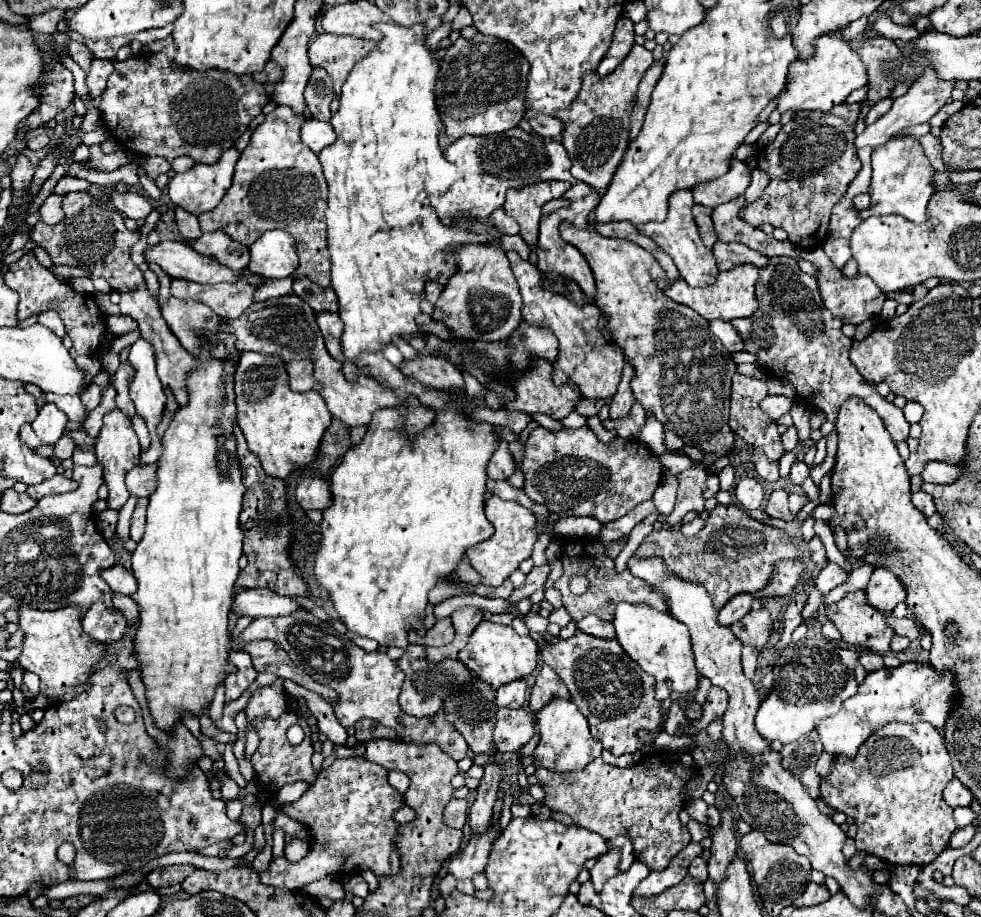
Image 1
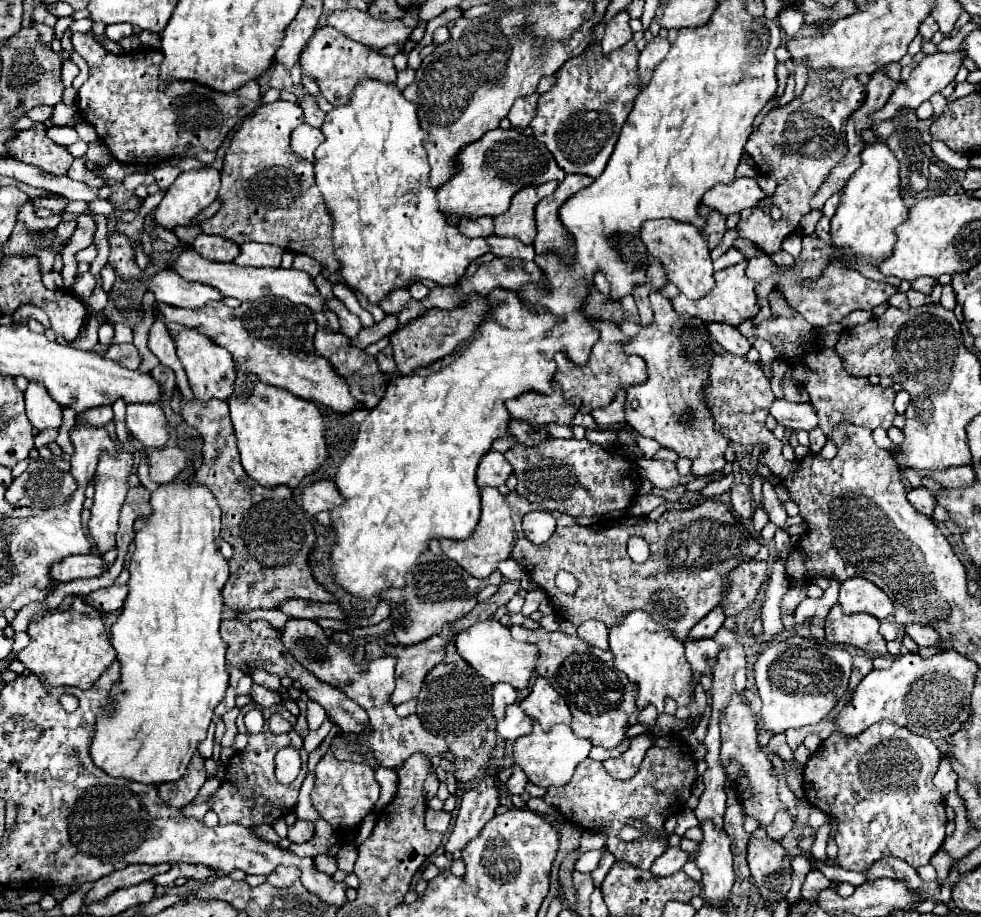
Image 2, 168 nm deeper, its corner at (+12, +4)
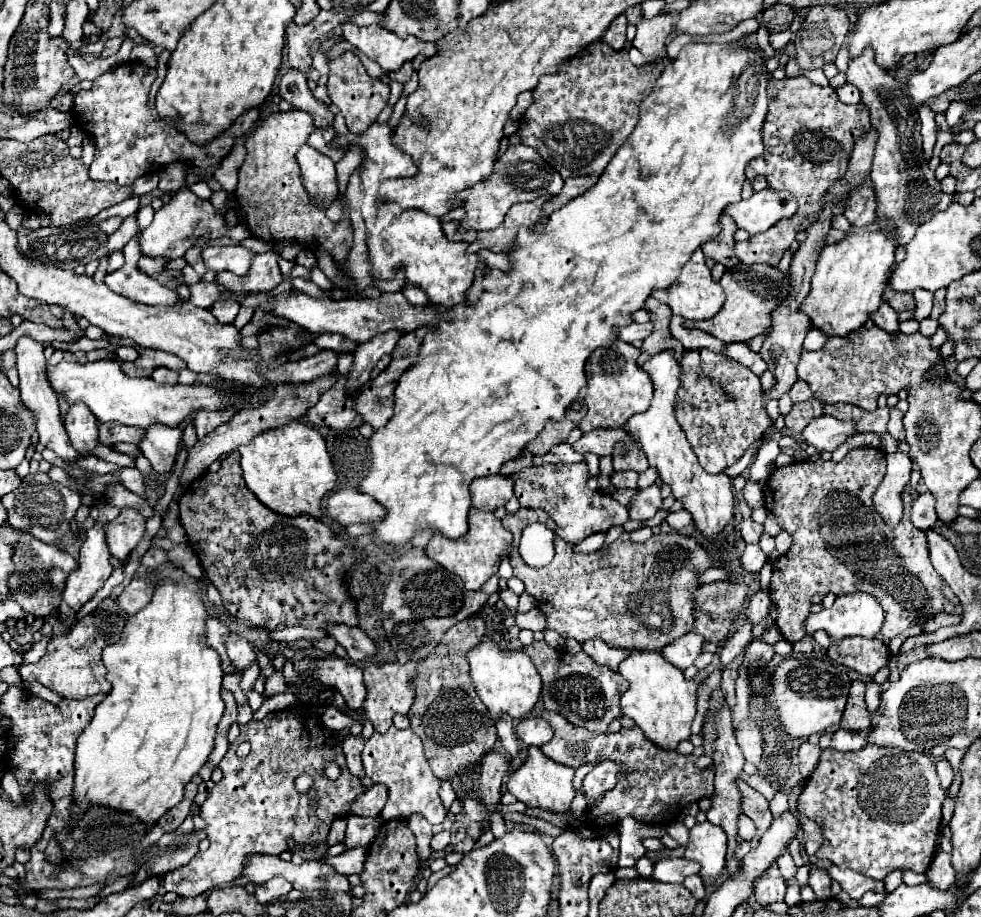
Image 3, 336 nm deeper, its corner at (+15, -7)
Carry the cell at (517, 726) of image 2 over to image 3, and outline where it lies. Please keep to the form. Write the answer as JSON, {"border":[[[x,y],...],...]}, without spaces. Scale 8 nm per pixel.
{"border":[[[525,718],[517,724],[517,738],[527,746],[541,748],[553,738],[553,728],[545,718]]]}

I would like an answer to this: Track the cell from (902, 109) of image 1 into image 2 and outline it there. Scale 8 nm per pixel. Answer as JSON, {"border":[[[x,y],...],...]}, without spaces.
{"border":[[[960,49],[958,53],[936,53],[936,55],[924,57],[924,59],[918,63],[918,67],[912,69],[910,79],[906,79],[906,83],[900,83],[900,85],[894,89],[894,93],[892,93],[890,99],[888,99],[888,103],[886,103],[882,109],[870,113],[870,125],[874,127],[874,125],[878,125],[878,123],[884,121],[884,119],[892,119],[892,117],[896,117],[902,109],[918,109],[920,103],[928,101],[934,93],[942,91],[948,83],[954,81],[956,73],[958,73],[958,69],[960,69],[960,59],[962,59],[962,57],[964,57],[964,55],[962,55],[962,49]]]}

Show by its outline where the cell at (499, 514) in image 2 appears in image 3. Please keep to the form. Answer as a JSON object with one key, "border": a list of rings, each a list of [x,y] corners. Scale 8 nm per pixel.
{"border":[[[471,508],[467,534],[457,540],[449,540],[441,536],[441,532],[433,532],[429,544],[425,546],[425,554],[437,564],[441,564],[445,570],[457,574],[465,582],[465,588],[479,590],[493,574],[497,574],[499,562],[503,556],[507,556],[509,548],[511,548],[511,532],[503,528],[501,520],[495,518],[493,512]]]}

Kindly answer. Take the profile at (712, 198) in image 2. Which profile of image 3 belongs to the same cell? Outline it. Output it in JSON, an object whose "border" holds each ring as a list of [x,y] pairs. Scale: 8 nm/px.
{"border":[[[765,188],[755,192],[749,200],[731,204],[725,214],[729,214],[739,228],[749,234],[759,234],[775,226],[779,220],[789,218],[797,212],[797,200],[789,192],[777,192]]]}

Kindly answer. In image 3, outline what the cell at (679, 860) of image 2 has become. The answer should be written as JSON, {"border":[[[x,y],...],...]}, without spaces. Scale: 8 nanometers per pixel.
{"border":[[[669,858],[669,860],[659,860],[655,864],[653,880],[657,882],[669,882],[669,884],[681,884],[687,876],[699,874],[699,864],[693,860],[685,858]]]}

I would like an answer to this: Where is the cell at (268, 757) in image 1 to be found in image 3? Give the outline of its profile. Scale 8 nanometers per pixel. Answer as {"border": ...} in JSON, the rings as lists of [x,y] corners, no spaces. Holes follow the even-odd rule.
{"border":[[[303,708],[301,712],[277,710],[263,720],[241,724],[239,738],[229,744],[229,752],[219,764],[223,780],[209,790],[209,798],[201,806],[201,818],[207,822],[209,848],[197,852],[187,866],[165,874],[163,888],[181,898],[199,896],[239,878],[245,870],[245,856],[279,856],[287,852],[289,838],[295,840],[295,844],[325,844],[331,822],[349,816],[349,804],[365,792],[361,780],[351,776],[345,768],[341,740],[345,740],[349,732],[349,728],[341,732],[329,730],[321,722],[321,714],[311,708]],[[245,740],[251,744],[251,754],[237,758],[235,750]],[[329,760],[339,762],[343,770],[337,780],[323,776],[323,768]],[[301,774],[311,774],[315,780],[309,794],[299,794],[293,786],[295,778]],[[311,800],[317,802],[315,808],[311,808]]]}

